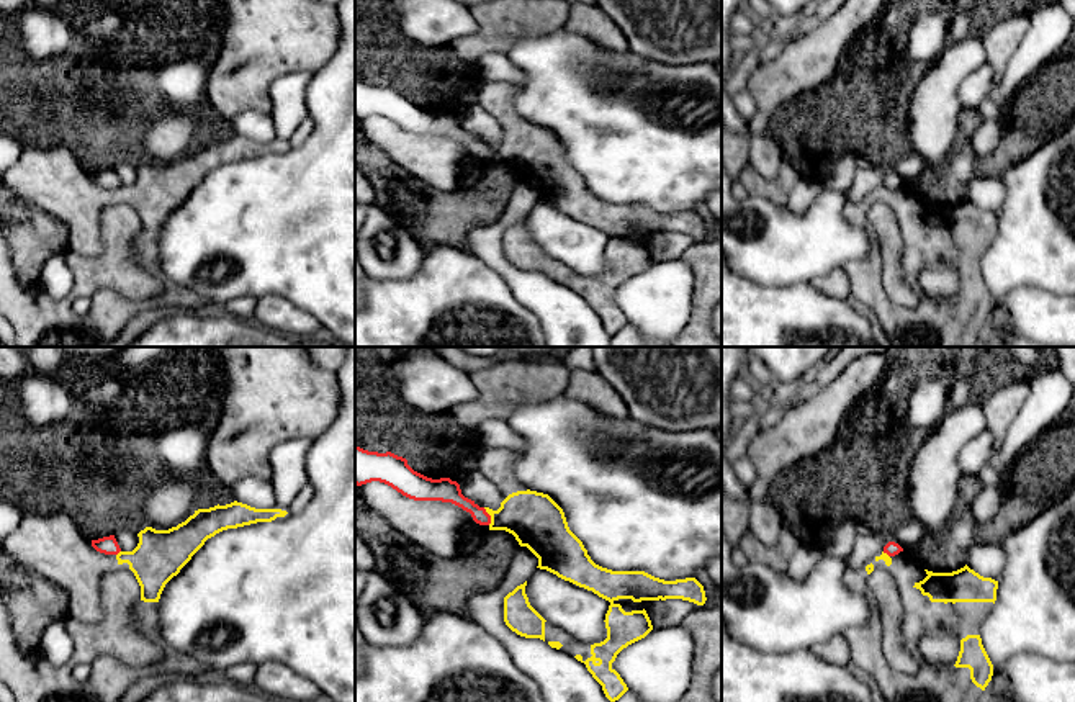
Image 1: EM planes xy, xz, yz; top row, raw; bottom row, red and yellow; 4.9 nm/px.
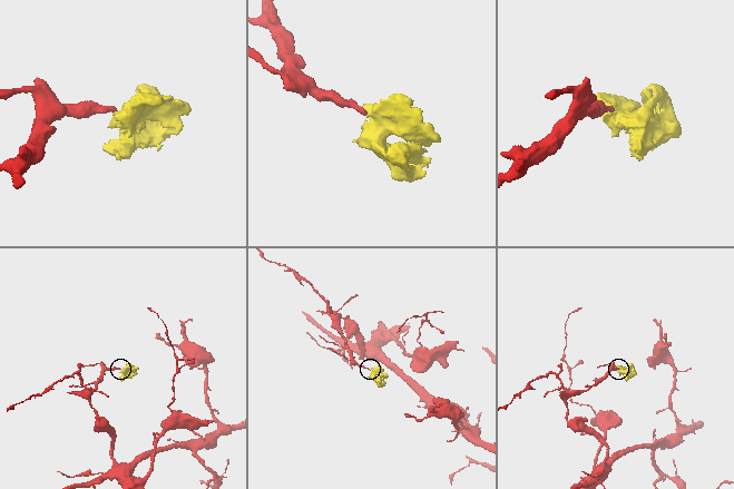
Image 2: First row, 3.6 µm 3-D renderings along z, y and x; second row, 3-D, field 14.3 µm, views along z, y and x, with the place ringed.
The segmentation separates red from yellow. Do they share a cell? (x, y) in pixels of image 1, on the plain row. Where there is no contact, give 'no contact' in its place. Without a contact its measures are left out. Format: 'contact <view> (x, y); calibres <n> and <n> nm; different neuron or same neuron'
contact xz (490, 149); calibres 110 and 260 nm; different neuron

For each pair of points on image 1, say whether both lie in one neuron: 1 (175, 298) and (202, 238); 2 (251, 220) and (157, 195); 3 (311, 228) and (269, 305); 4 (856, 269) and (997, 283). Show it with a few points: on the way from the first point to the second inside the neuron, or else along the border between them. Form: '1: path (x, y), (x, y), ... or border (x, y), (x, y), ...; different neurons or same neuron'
1: border (167, 278), (193, 290), (213, 306); different neurons
2: border (206, 172), (166, 218), (159, 233); different neurons
3: border (257, 298), (282, 295), (310, 313); different neurons
4: border (989, 244), (980, 264), (980, 277), (994, 298); different neurons

